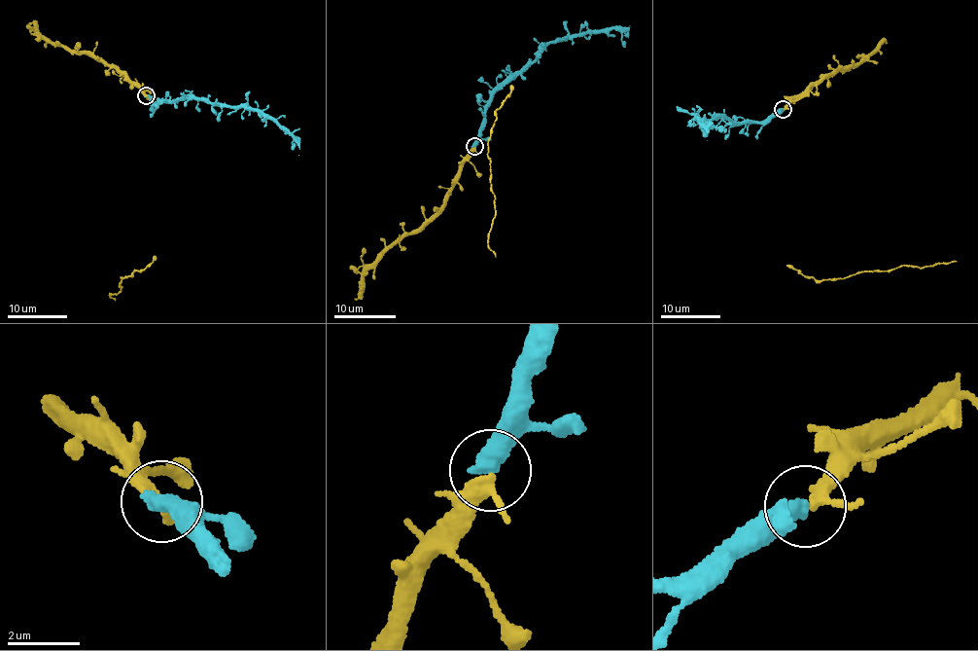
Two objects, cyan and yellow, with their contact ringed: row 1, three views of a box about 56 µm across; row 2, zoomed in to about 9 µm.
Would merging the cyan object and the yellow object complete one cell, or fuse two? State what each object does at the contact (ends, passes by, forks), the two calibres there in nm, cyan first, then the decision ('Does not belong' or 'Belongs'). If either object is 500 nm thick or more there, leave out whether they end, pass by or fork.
Thickness 500 nm (cyan) against 260 nm. Belongs

